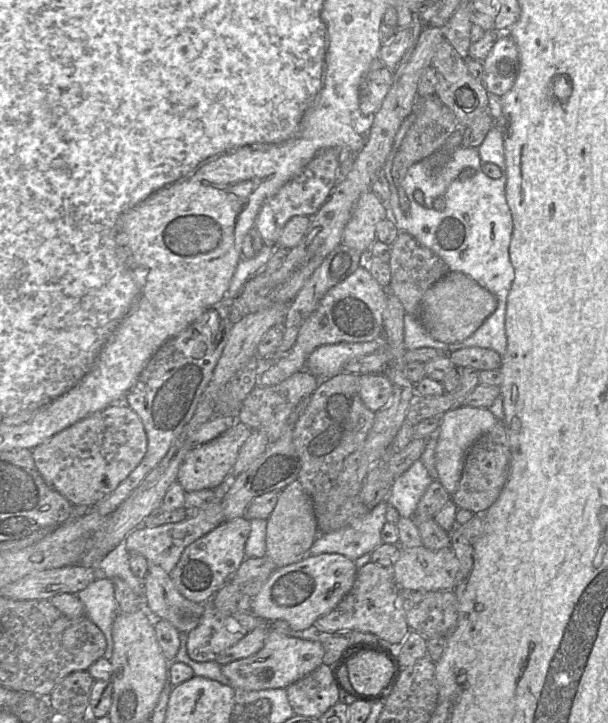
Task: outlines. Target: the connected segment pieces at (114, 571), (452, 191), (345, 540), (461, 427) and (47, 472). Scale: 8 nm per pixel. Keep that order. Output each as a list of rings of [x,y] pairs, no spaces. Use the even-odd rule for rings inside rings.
[[[125,539],[101,558],[97,563],[97,567],[104,576],[110,579],[114,577],[122,578],[142,597],[145,606],[148,607],[145,597],[144,582],[137,578],[130,568],[129,551],[127,550]]]
[[[489,93],[489,108],[488,108],[488,110],[489,110],[492,118],[496,120],[497,124],[494,125],[494,120],[493,120],[493,126],[491,127],[491,129],[487,133],[483,142],[477,148],[464,147],[464,146],[457,148],[447,158],[447,160],[444,162],[444,164],[440,167],[434,167],[435,155],[431,155],[431,156],[425,158],[424,160],[419,161],[419,162],[413,164],[412,166],[410,166],[407,169],[407,171],[404,175],[404,178],[401,179],[400,181],[395,182],[393,175],[392,175],[392,164],[393,164],[394,158],[398,152],[398,149],[399,149],[405,135],[407,134],[407,132],[408,132],[413,120],[414,120],[414,114],[407,116],[404,119],[404,121],[402,122],[402,124],[401,124],[401,126],[400,126],[400,128],[394,138],[394,143],[393,143],[392,149],[386,159],[384,166],[383,166],[383,171],[384,171],[384,174],[387,178],[387,180],[388,180],[389,187],[391,190],[390,199],[386,203],[387,204],[387,219],[393,221],[396,224],[396,226],[398,227],[399,231],[407,232],[412,237],[414,237],[421,245],[429,248],[431,251],[433,251],[435,254],[437,254],[446,263],[446,265],[448,266],[450,271],[458,271],[458,272],[462,272],[462,273],[468,275],[469,277],[474,279],[476,282],[478,282],[482,287],[486,288],[491,293],[493,293],[496,296],[497,301],[498,301],[496,310],[483,322],[483,324],[471,336],[469,336],[467,339],[463,340],[460,343],[453,343],[453,344],[447,344],[447,343],[444,343],[439,340],[434,339],[433,337],[431,337],[427,333],[427,331],[423,327],[422,323],[420,322],[418,316],[413,316],[411,314],[405,313],[405,315],[404,315],[404,347],[406,348],[406,350],[408,350],[408,349],[415,350],[415,349],[419,349],[419,348],[435,348],[435,349],[444,351],[447,354],[449,354],[451,351],[465,348],[465,347],[480,347],[480,348],[492,349],[492,350],[496,351],[497,353],[499,353],[501,356],[506,351],[507,336],[506,336],[506,330],[505,330],[505,317],[506,317],[507,297],[508,297],[513,279],[515,277],[515,271],[514,271],[514,267],[510,261],[510,256],[509,256],[509,245],[510,245],[512,232],[513,232],[513,220],[512,220],[512,214],[511,214],[510,208],[509,208],[507,200],[506,200],[506,175],[505,175],[506,163],[505,163],[504,137],[503,137],[503,132],[501,131],[501,130],[503,130],[503,127],[504,127],[504,118],[503,118],[502,112],[501,112],[501,97],[500,96]],[[482,162],[491,162],[491,163],[496,164],[499,168],[502,169],[502,171],[504,172],[504,175],[502,175],[501,177],[499,177],[497,179],[493,179],[493,178],[486,176],[481,170]],[[467,167],[474,169],[474,174],[469,178],[461,179],[460,173],[464,168],[467,168]],[[399,189],[403,190],[403,192],[405,193],[405,196],[408,198],[408,200],[410,202],[410,214],[409,215],[405,215],[400,208]]]
[[[381,501],[362,517],[330,533],[319,534],[309,548],[309,555],[340,553],[354,561],[359,569],[370,562],[370,553],[382,543],[380,536],[388,503]]]
[[[460,406],[440,416],[440,435],[435,449],[438,481],[452,495],[460,481],[467,453],[475,441],[488,433],[499,421],[488,408]]]
[[[123,399],[87,416],[32,449],[35,466],[44,481],[74,506],[93,507],[108,496],[137,467],[146,454],[148,439],[138,414]]]

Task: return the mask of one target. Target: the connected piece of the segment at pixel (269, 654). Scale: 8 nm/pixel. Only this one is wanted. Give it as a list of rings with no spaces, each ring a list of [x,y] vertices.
[[[269,630],[264,646],[256,653],[221,666],[222,674],[235,691],[286,689],[287,686],[315,670],[323,663],[324,649],[317,641],[287,636]]]

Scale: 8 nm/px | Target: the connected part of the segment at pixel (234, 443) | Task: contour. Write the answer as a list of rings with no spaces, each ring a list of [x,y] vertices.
[[[237,419],[233,426],[216,439],[195,445],[181,464],[178,470],[177,481],[186,492],[206,488],[215,489],[222,484],[226,484],[229,481],[229,476],[238,457],[239,450],[251,432],[252,429],[248,425]]]

